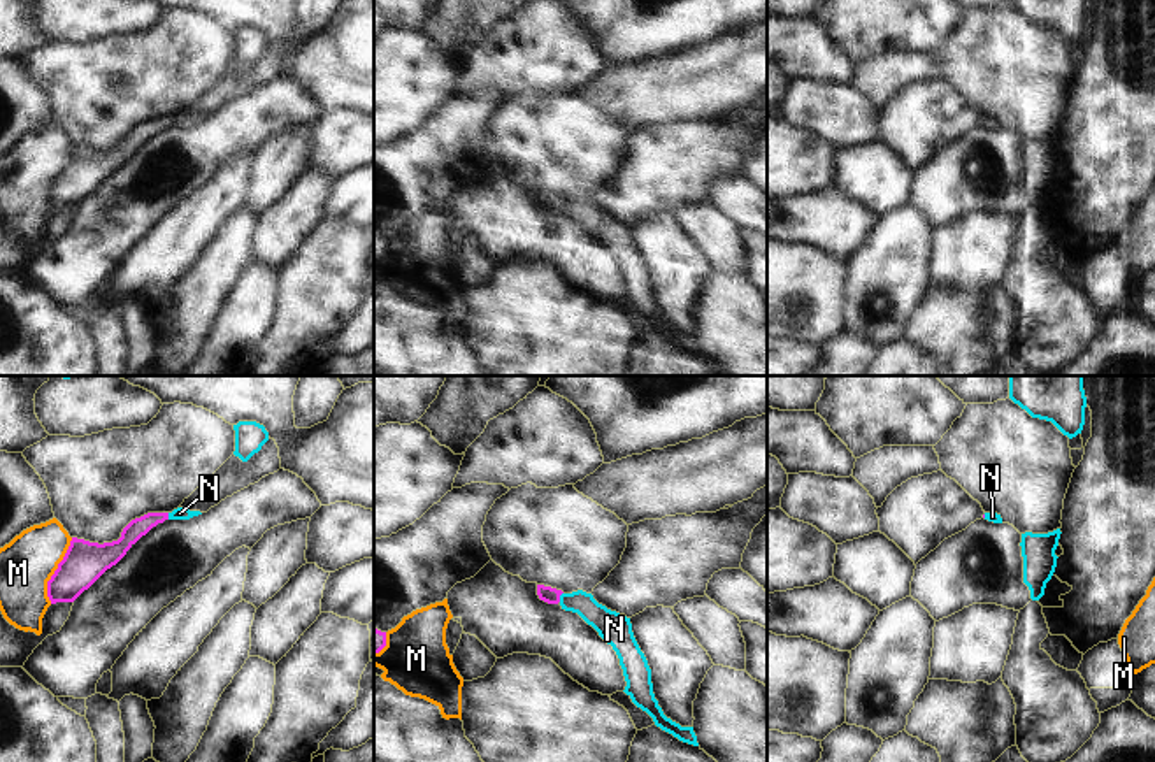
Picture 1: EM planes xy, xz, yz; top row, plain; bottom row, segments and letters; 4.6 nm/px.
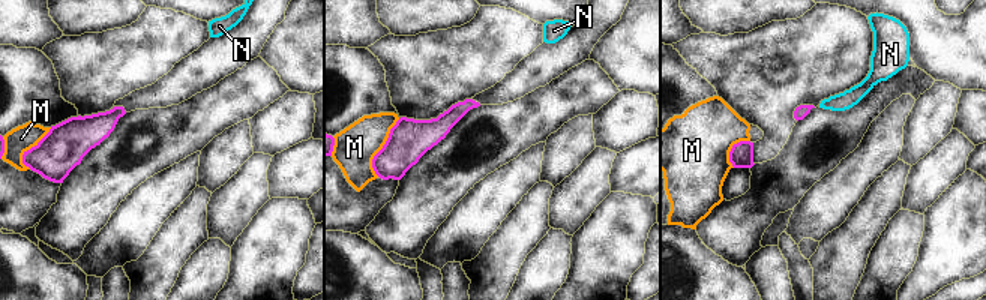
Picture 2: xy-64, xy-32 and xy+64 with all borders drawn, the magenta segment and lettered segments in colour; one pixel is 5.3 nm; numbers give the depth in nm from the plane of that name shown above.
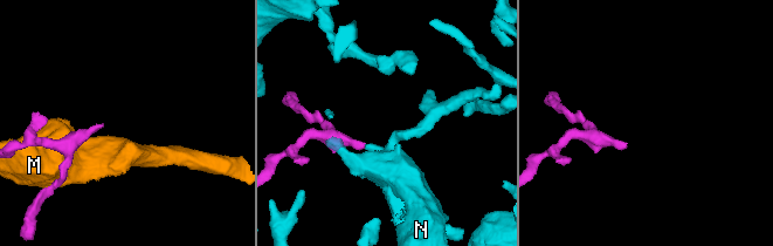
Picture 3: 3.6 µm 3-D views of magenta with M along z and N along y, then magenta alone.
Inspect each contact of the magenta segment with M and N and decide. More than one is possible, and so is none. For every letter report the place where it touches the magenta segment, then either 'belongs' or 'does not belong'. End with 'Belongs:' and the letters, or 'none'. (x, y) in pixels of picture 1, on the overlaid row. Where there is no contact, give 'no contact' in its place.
M: xy (55, 571) | does not belong
N: xz (559, 597) | belongs
Belongs: N

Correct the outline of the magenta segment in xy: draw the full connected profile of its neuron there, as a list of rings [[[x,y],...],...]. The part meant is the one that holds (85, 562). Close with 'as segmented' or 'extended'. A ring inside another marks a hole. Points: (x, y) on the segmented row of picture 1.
[[[177,507],[172,513],[147,513],[132,520],[123,528],[118,541],[104,544],[72,537],[63,560],[58,564],[58,569],[47,581],[47,597],[51,604],[74,602],[158,523],[163,523],[165,520],[190,520],[198,514],[202,513],[183,507]]]; extended

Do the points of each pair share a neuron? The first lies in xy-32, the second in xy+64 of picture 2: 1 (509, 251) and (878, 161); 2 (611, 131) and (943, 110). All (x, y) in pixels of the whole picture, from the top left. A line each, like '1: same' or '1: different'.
1: different
2: different

